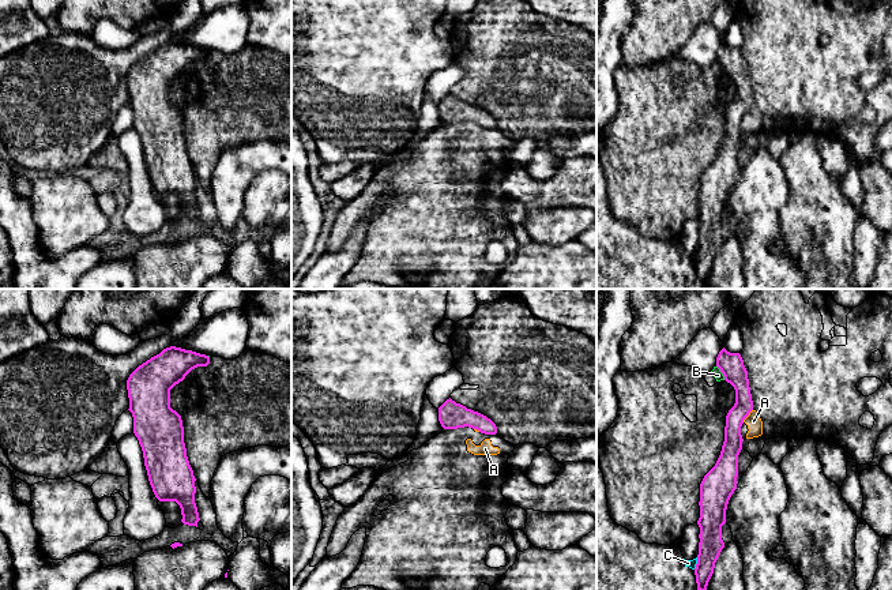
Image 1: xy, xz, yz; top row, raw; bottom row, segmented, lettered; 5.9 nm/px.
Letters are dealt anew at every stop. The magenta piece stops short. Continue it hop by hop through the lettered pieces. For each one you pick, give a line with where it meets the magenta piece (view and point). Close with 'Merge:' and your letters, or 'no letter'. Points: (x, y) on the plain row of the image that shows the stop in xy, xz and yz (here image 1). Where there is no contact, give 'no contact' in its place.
Merge: no letter

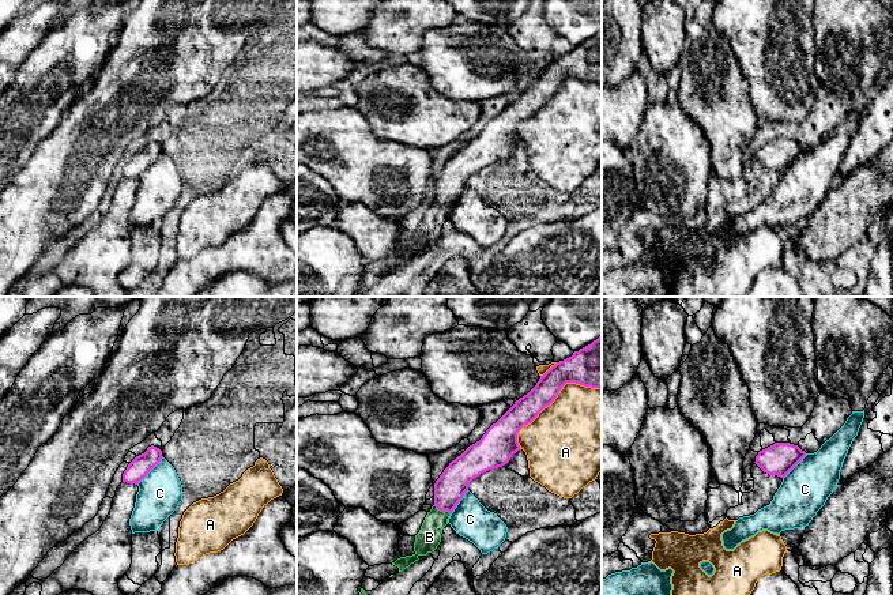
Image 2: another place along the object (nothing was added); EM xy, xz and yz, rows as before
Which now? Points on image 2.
B: xz (443, 204)
Merge: B

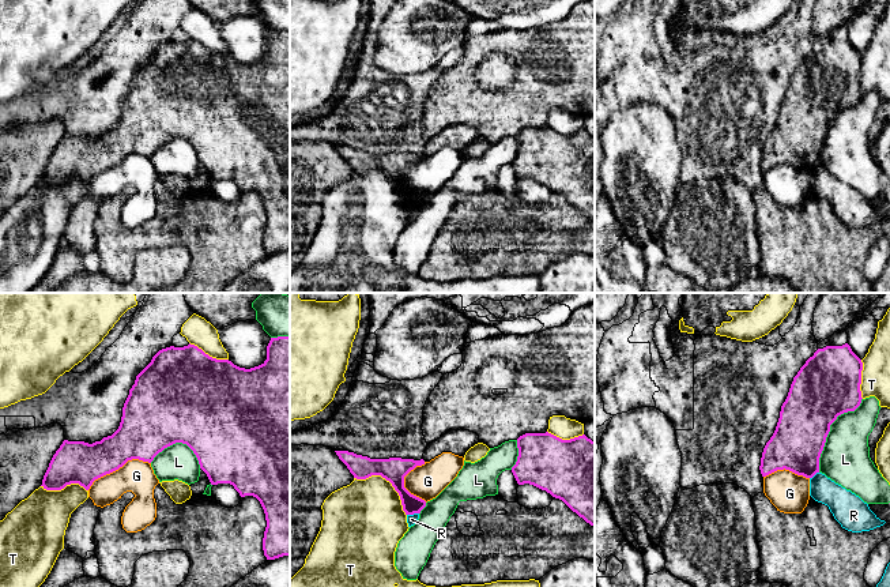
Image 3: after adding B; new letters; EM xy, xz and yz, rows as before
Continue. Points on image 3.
Merge: no letter

